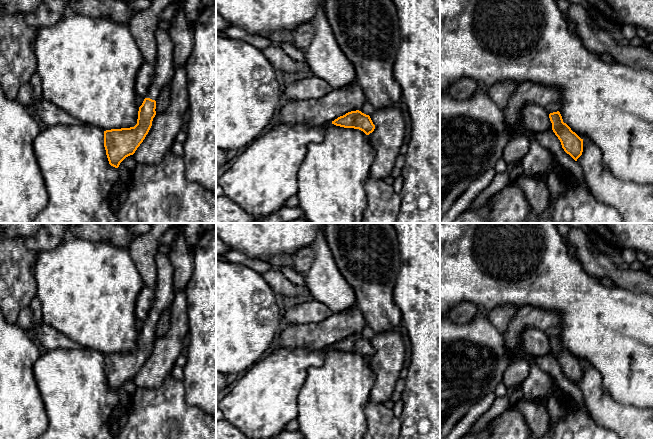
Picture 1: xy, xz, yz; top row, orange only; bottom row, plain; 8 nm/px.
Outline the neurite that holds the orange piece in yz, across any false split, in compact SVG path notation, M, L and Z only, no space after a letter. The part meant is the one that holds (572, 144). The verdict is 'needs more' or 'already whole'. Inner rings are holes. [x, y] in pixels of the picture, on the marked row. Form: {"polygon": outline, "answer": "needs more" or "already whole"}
{"polygon": "M559 111L550 113L549 118L552 123L552 130L560 140L562 148L575 161L577 161L583 152L583 139L563 122Z", "answer": "already whole"}

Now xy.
{"polygon": "M174 0L161 14L156 30L157 56L155 75L147 95L139 107L137 124L130 128L111 129L104 131L104 147L109 164L118 168L128 156L133 155L148 134L153 118L156 115L156 100L161 90L171 82L175 73L174 44L168 33L178 4L186 0Z", "answer": "needs more"}

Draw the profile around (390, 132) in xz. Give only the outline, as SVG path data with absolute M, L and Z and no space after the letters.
M399 107L375 110L370 118L375 125L374 131L368 135L375 152L370 178L383 180L394 168L400 148L408 138L408 128Z

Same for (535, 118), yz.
M526 103L521 115L522 126L525 132L530 135L552 129L549 113L545 107L536 103Z

